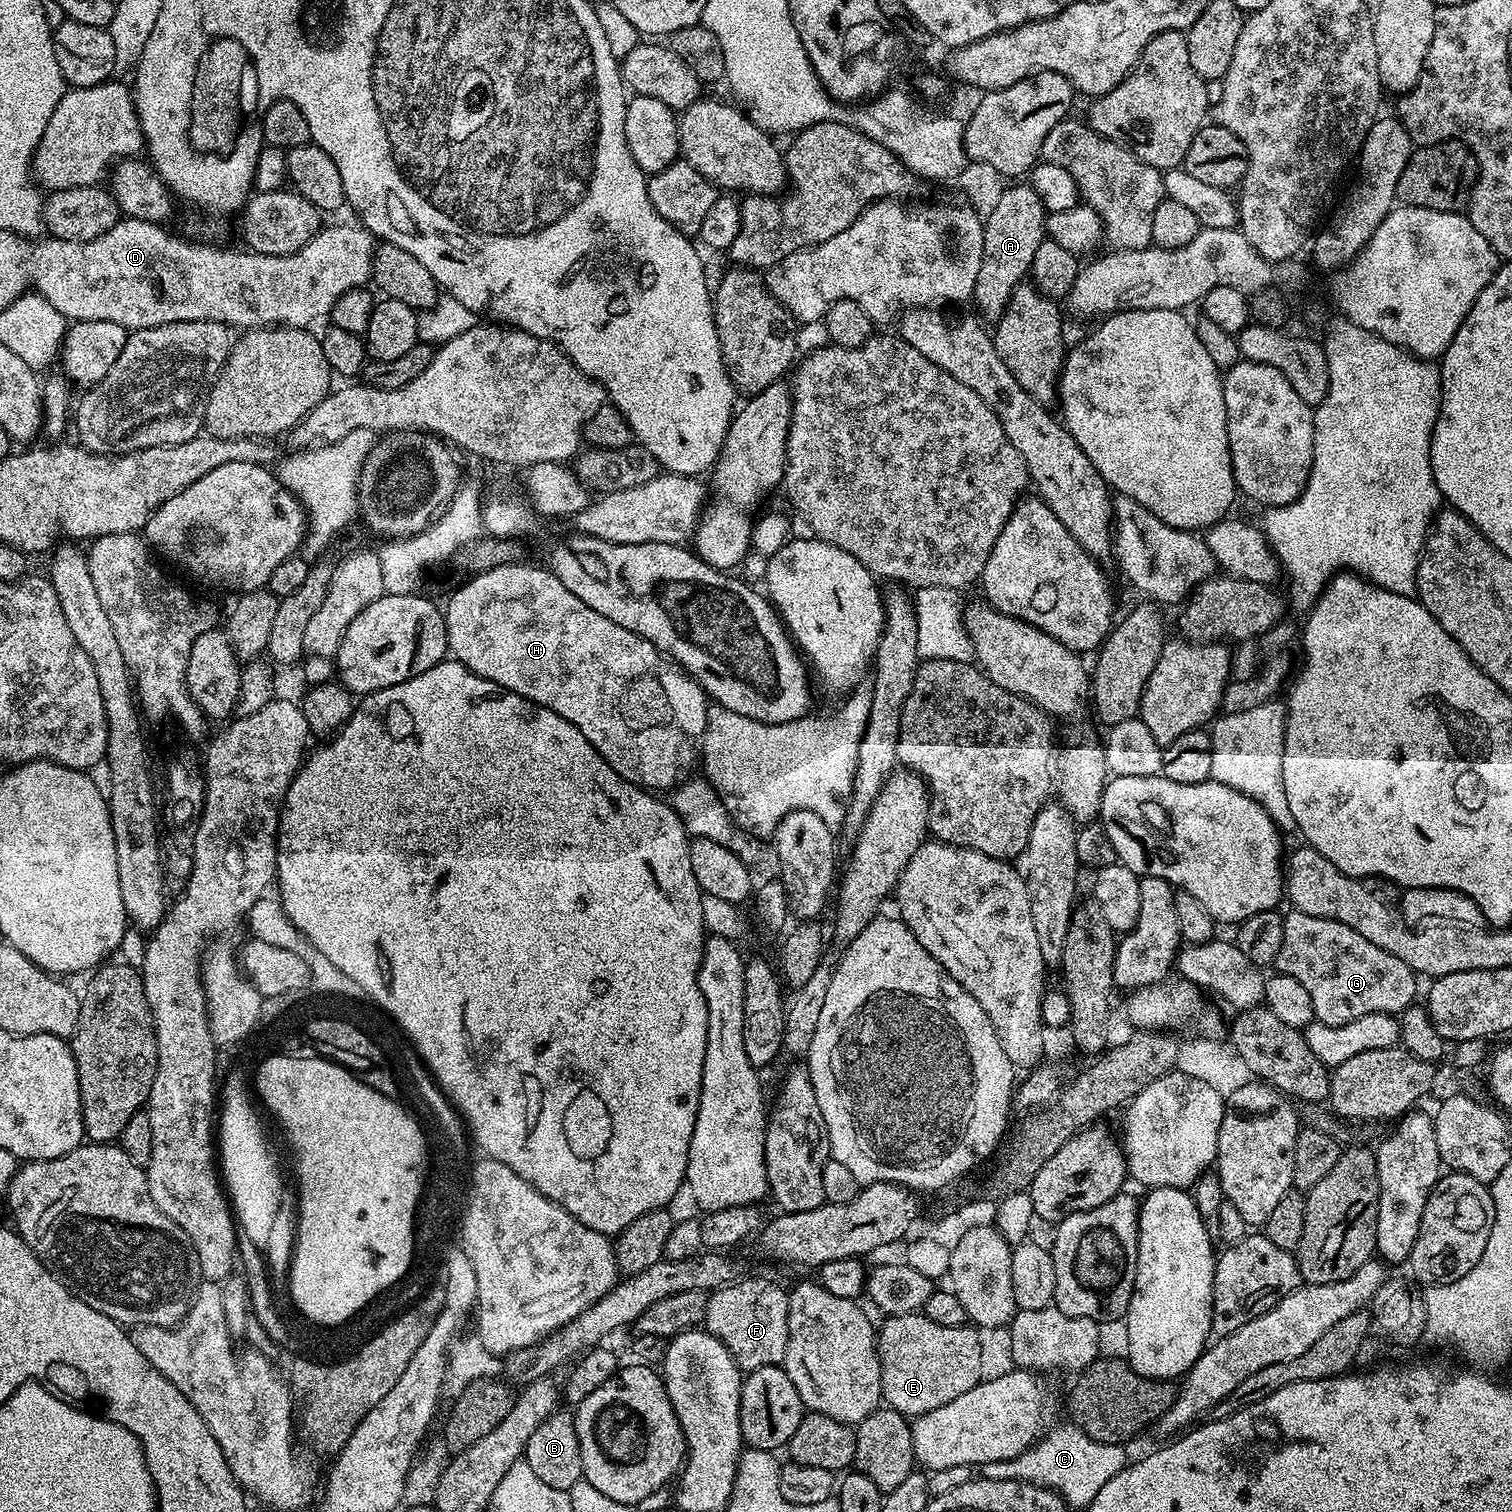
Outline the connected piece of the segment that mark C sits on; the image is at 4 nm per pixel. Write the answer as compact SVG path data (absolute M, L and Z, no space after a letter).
M1073 1424L1054 1428L1037 1439L1018 1458L982 1464L978 1470L979 1475L990 1481L1020 1480L1049 1488L1059 1493L1069 1509L1087 1509L1088 1504L1094 1500L1094 1495L1102 1490L1102 1486L1127 1465L1127 1449L1121 1444L1095 1442Z

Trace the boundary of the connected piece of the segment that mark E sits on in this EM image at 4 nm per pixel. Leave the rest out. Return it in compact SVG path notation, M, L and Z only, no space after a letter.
M919 1311L889 1316L883 1322L885 1324L878 1328L876 1348L880 1351L882 1370L880 1395L889 1409L900 1412L904 1417L915 1418L930 1410L938 1410L938 1406L946 1406L946 1402L954 1402L954 1398L966 1394L966 1390L980 1383L980 1371L984 1368L984 1348L980 1345L981 1333L975 1327L938 1326L938 1322L930 1322L930 1318Z

